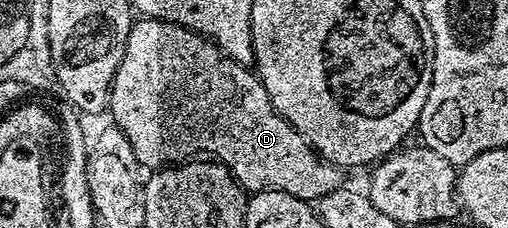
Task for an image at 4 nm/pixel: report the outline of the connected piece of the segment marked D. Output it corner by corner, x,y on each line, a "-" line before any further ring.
140,18
138,21
132,22
131,32
127,38
127,48
123,54
121,65
115,71
115,79
111,82
111,98
109,100
109,112
115,118
114,126
123,132
123,138
126,146
135,150
135,155
144,163
145,166
151,167
147,169
162,169
168,165
178,165
188,157
195,157
198,151
204,151
204,156
214,157
218,162
222,163
228,171
234,175
239,186
244,192
254,193
257,191
284,191
298,199
306,199
308,201
318,201
323,195
333,193
341,186
340,168
334,163
328,163
322,158
318,151
303,138
301,133
297,133
297,129
293,129
293,125
284,116
276,111
275,106
271,103
269,93
265,89
265,85
259,79
258,74
250,66
233,61
224,51
212,43
211,40
203,35
197,34
195,31
185,29
176,23
166,23
160,19

